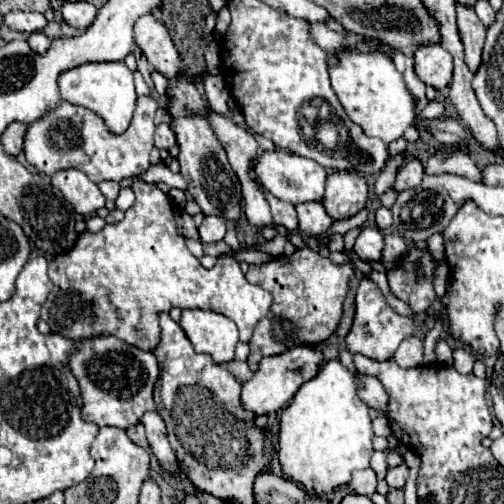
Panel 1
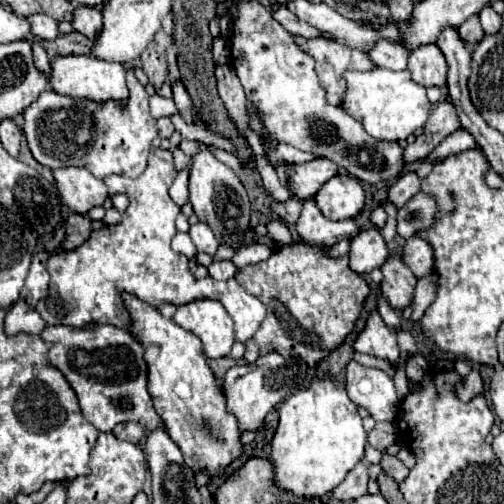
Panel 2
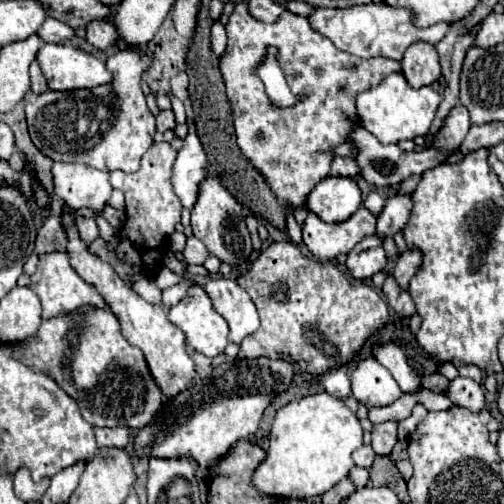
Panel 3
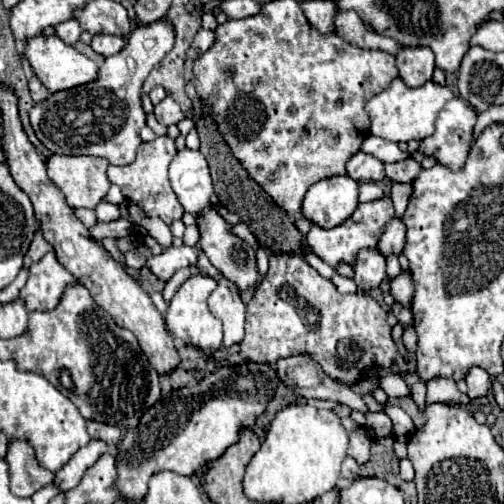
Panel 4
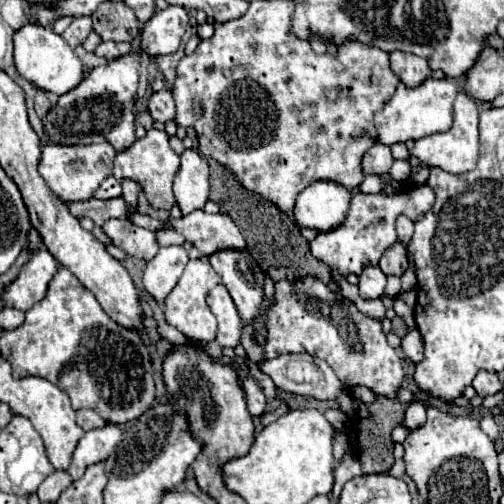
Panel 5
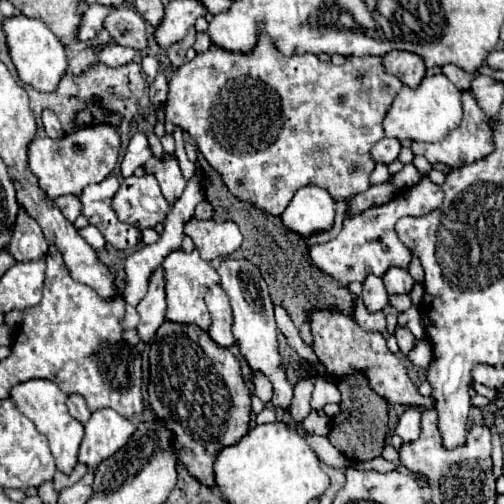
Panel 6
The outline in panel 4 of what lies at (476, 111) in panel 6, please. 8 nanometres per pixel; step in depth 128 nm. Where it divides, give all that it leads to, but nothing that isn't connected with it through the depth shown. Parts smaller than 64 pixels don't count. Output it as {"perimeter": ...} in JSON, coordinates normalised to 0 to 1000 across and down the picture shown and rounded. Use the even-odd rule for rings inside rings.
{"perimeter":[[[897,194],[881,218],[873,222],[869,238],[865,238],[865,262],[849,274],[841,274],[833,282],[833,302],[841,310],[857,310],[869,325],[893,333],[897,341],[909,341],[913,333],[921,333],[925,317],[929,317],[929,306],[933,306],[933,290],[937,290],[937,278],[940,278],[940,246],[944,246],[944,218],[921,198],[921,194]]]}

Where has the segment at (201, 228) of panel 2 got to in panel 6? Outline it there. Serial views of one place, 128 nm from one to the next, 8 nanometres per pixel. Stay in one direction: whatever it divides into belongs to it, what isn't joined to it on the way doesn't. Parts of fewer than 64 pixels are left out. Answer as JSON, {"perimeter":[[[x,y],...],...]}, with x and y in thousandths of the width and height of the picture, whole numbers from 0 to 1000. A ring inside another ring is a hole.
{"perimeter":[[[313,532],[298,552],[298,571],[286,595],[270,607],[278,643],[270,647],[270,659],[282,679],[298,679],[298,671],[310,663],[313,647],[325,639],[329,627],[329,583],[325,583],[325,536]]]}

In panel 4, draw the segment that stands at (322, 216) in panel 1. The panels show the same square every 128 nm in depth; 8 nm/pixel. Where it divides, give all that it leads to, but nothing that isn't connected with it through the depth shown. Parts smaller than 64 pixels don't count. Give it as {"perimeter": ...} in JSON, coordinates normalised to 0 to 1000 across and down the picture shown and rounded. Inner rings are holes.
{"perimeter":[[[770,389],[738,397],[738,401],[714,401],[710,413],[702,417],[702,425],[683,444],[659,452],[659,456],[643,456],[643,452],[619,444],[615,460],[607,464],[607,480],[619,492],[619,500],[631,512],[639,512],[647,524],[655,524],[659,532],[671,532],[675,520],[702,524],[706,500],[714,500],[714,492],[746,492],[750,488],[750,476],[762,460],[762,444],[770,437],[778,437],[778,429],[782,429],[782,409]]]}

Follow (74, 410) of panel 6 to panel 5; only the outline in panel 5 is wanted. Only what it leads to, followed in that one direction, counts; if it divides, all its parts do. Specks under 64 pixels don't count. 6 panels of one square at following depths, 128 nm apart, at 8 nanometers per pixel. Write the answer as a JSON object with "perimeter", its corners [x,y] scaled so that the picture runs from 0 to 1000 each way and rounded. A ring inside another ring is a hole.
{"perimeter":[[[163,810],[163,813],[151,813],[151,837],[163,853],[183,853],[183,849],[198,849],[206,845],[206,833],[179,810]]]}

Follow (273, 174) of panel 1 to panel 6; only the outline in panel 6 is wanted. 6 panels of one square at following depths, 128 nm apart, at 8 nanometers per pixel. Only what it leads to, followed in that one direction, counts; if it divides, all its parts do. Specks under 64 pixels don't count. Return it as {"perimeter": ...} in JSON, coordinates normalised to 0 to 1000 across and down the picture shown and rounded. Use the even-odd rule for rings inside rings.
{"perimeter":[[[758,274],[754,282],[742,286],[738,294],[738,313],[742,321],[762,321],[762,325],[774,325],[790,313],[794,306],[794,282],[786,274]]]}

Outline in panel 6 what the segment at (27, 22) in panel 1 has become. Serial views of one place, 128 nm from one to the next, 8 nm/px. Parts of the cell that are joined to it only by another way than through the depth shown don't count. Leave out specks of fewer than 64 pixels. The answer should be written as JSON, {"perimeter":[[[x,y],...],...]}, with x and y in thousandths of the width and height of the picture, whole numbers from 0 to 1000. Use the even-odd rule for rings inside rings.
{"perimeter":[[[179,8],[179,16],[167,24],[163,52],[159,52],[159,63],[155,63],[155,79],[163,79],[163,83],[187,79],[194,71],[194,63],[206,56],[206,36],[214,32],[218,20],[222,20],[222,12]]]}

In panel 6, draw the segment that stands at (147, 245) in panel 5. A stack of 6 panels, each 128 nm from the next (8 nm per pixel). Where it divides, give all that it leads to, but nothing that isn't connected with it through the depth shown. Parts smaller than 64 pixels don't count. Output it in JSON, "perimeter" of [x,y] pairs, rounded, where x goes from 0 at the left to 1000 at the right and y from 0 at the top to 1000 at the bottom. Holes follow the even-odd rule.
{"perimeter":[[[214,349],[198,365],[183,365],[167,373],[159,385],[163,425],[175,433],[177,442],[202,460],[214,484],[226,492],[266,492],[282,472],[282,460],[268,448],[240,440],[222,415],[222,389],[230,385],[238,357],[230,349]]]}

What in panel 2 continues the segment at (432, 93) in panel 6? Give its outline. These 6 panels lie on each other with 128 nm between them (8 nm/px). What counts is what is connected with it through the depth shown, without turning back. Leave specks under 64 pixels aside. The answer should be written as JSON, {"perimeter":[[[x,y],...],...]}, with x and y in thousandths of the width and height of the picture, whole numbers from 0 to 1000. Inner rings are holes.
{"perimeter":[[[746,135],[738,143],[687,143],[690,183],[683,190],[679,214],[706,238],[718,242],[722,258],[746,278],[790,282],[806,278],[829,254],[841,254],[857,206],[845,194],[845,175],[817,163],[813,143],[782,143],[766,135]]]}

